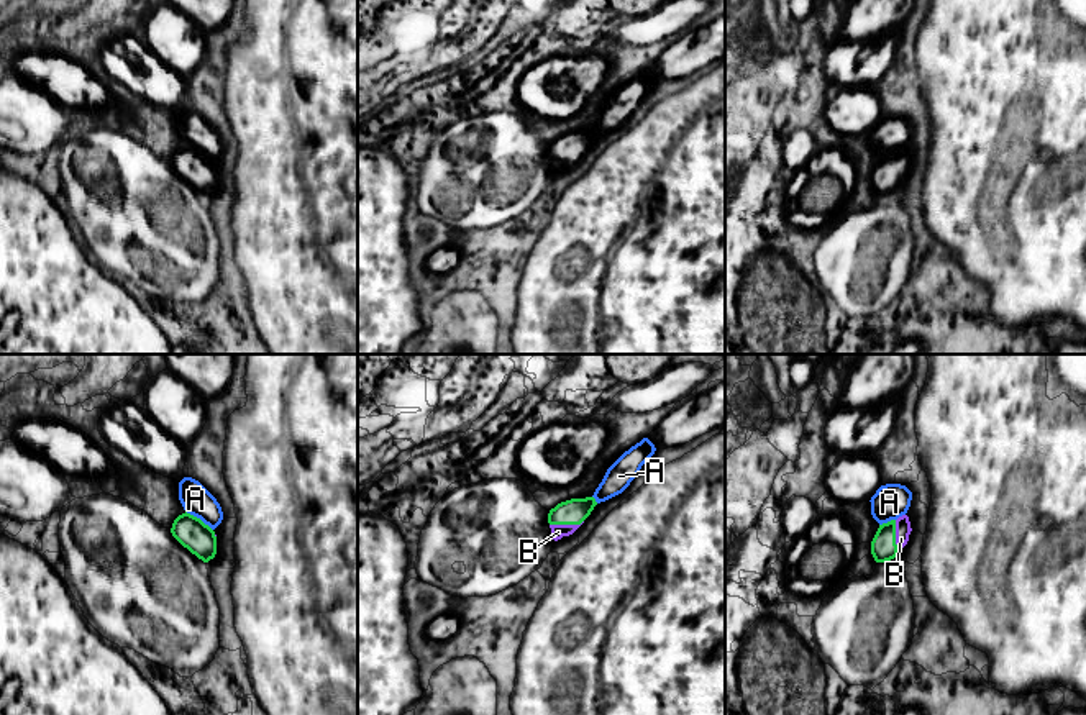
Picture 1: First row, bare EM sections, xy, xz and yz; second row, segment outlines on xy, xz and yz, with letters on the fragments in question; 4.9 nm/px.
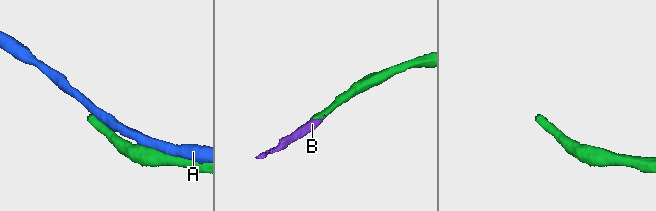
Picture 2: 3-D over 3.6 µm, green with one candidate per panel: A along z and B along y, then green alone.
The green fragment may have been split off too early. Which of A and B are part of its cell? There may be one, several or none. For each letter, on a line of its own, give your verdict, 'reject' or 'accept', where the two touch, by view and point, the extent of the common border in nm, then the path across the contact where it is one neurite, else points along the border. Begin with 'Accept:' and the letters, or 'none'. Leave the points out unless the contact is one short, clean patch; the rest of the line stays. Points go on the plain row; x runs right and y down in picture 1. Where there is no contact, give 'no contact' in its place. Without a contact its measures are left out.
Accept: B
A: reject | xy (199, 151) | 170 nm
B: accept | xz (566, 156) | 170 nm

